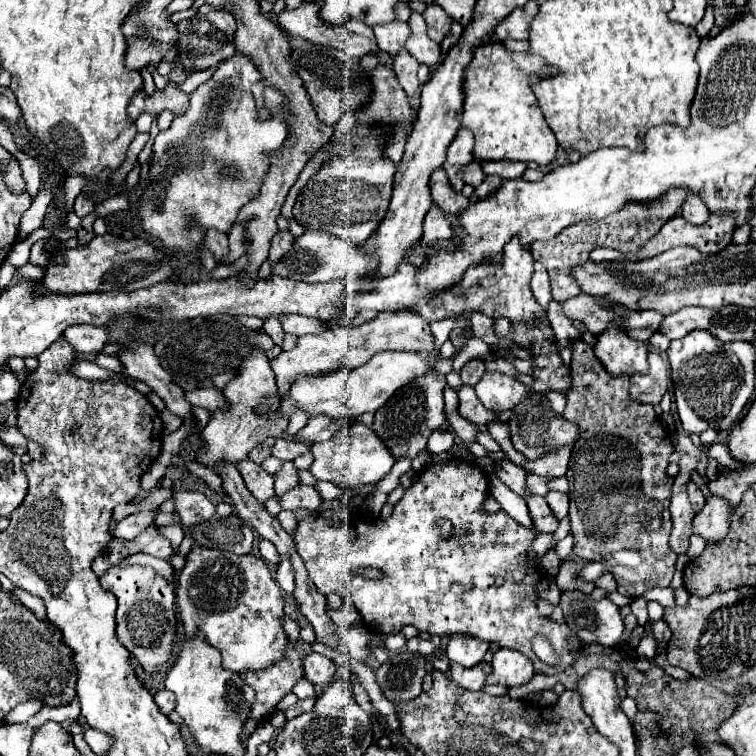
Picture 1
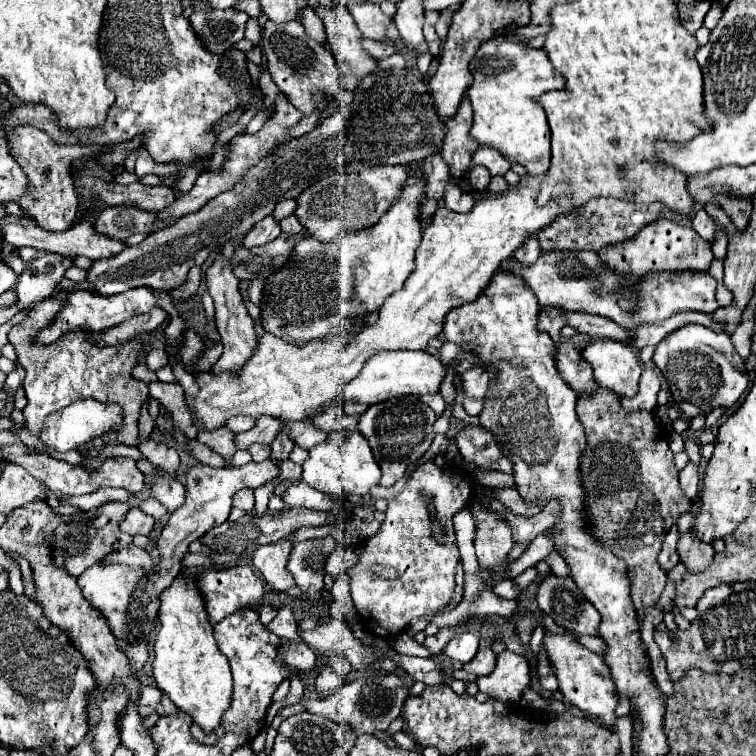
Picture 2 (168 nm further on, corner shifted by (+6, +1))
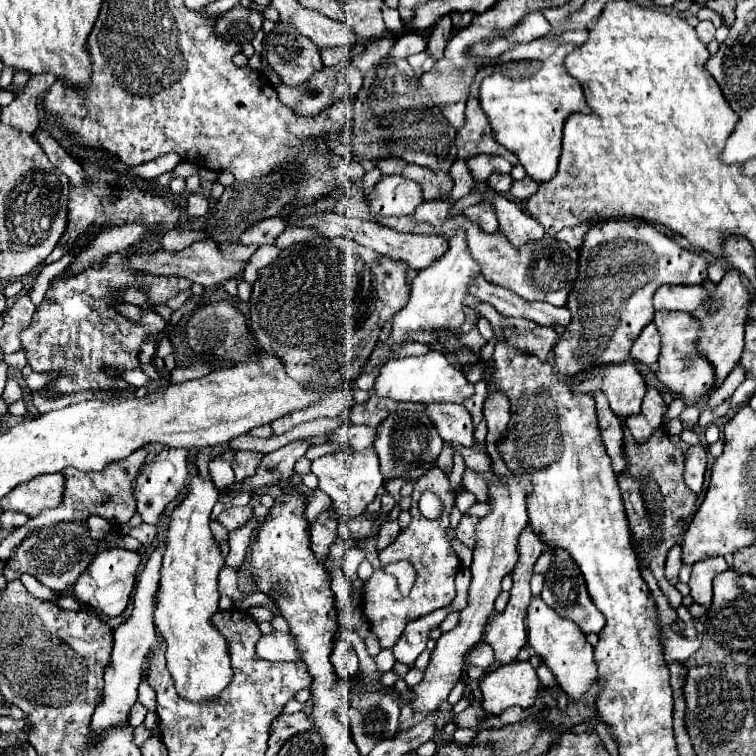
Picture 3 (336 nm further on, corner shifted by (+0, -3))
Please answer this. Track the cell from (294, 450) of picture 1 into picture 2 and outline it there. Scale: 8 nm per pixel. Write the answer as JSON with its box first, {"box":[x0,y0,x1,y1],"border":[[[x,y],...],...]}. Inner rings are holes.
{"box":[249,443,271,463],"border":[[[255,443],[249,447],[249,453],[253,455],[253,459],[259,463],[259,461],[267,461],[267,457],[271,457],[271,445],[261,445],[261,443]]]}

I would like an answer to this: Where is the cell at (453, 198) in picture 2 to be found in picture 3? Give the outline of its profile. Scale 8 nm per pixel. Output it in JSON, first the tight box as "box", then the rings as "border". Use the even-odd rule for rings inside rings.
{"box":[465,201,499,233],"border":[[[481,201],[479,205],[473,205],[469,209],[465,209],[465,213],[471,217],[471,213],[477,213],[477,219],[481,223],[481,229],[487,233],[497,233],[499,231],[499,219],[495,215],[493,205],[489,205],[487,201]]]}

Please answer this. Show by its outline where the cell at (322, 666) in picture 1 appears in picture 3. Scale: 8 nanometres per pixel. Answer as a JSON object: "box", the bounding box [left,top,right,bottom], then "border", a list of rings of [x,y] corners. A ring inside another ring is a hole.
{"box":[257,631,299,661],"border":[[[271,631],[257,641],[257,655],[267,661],[299,661],[297,647],[287,633]]]}

